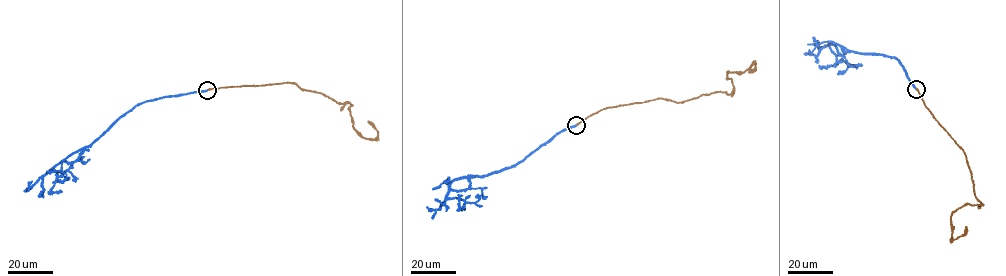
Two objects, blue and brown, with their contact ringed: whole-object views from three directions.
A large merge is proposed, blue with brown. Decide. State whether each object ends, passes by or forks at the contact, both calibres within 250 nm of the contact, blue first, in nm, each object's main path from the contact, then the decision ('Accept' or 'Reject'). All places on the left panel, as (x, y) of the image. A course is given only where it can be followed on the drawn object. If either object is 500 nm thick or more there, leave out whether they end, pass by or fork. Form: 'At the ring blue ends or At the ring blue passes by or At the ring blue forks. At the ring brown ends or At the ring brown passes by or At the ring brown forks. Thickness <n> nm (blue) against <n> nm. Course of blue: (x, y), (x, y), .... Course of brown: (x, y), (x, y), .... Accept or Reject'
At the ring blue ends. At the ring brown ends. Thickness 420 nm (blue) against 240 nm. Course of blue: (207, 90), (135, 105), (96, 139), (67, 156), (52, 170), (61, 175), (51, 191), (60, 190). Course of brown: (207, 90), (294, 82), (340, 104), (348, 102), (354, 129), (375, 138), (377, 130), (368, 121). Reject

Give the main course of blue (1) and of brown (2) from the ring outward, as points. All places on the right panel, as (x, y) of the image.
1: (916, 89), (894, 57), (857, 52), (831, 41), (828, 46), (838, 61), (828, 67), (819, 65)
2: (916, 88), (971, 172), (983, 205), (951, 214), (951, 239), (966, 226)

